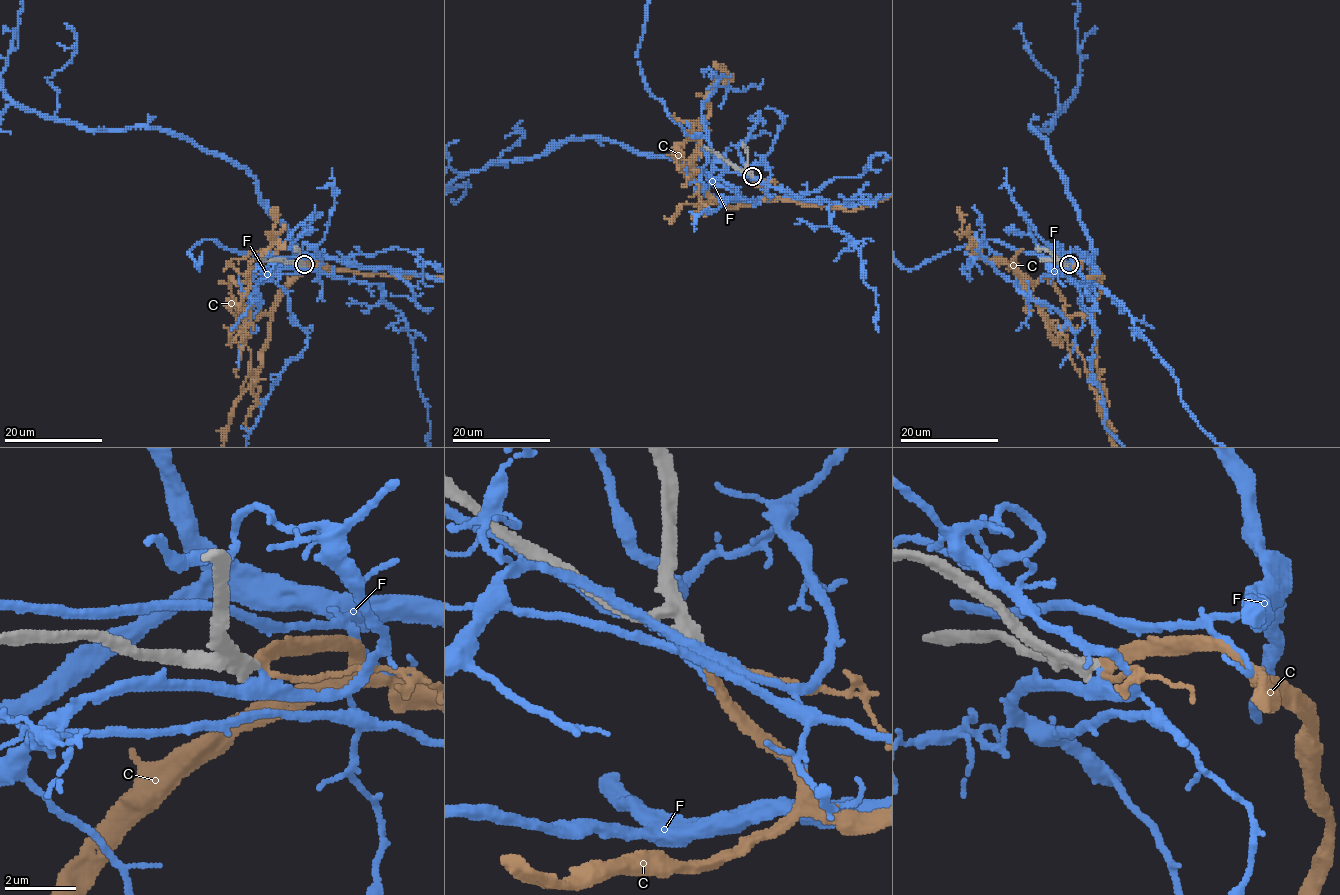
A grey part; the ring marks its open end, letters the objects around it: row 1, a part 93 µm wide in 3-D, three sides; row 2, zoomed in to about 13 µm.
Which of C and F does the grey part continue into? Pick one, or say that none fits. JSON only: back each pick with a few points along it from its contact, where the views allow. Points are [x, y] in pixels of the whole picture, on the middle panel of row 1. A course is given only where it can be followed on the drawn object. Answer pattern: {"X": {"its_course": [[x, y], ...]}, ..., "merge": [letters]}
{"merge": ["C"]}

